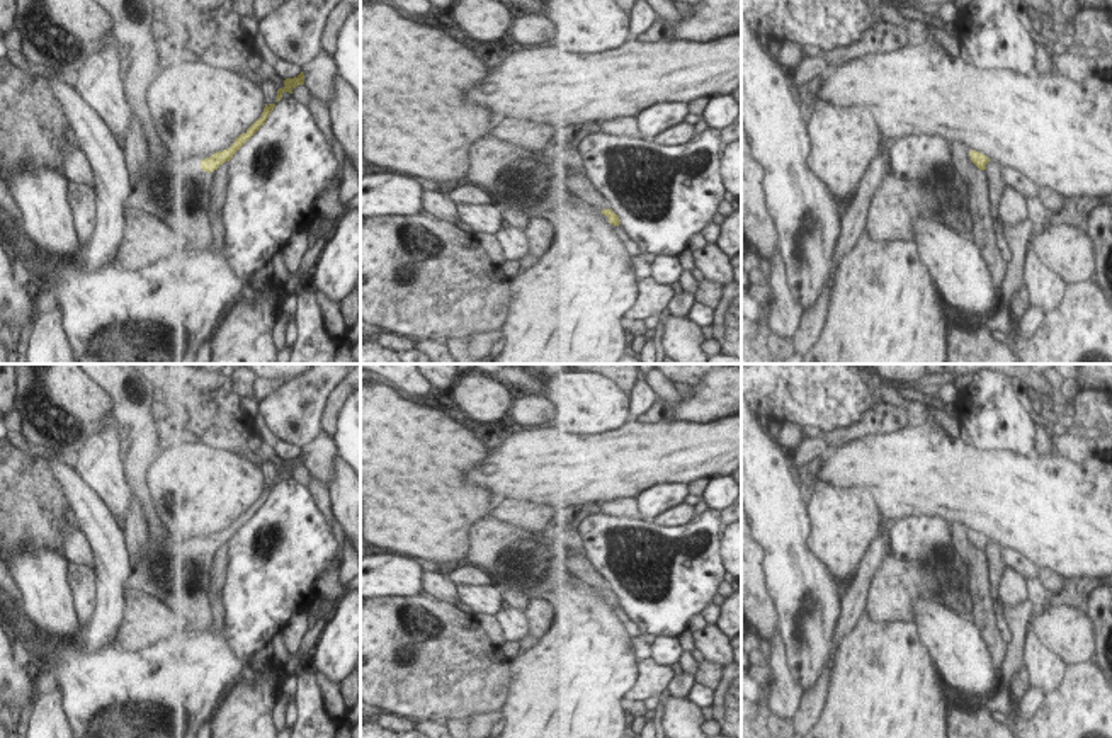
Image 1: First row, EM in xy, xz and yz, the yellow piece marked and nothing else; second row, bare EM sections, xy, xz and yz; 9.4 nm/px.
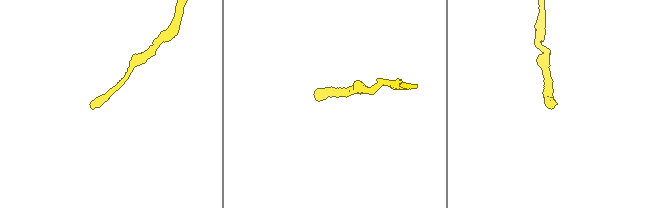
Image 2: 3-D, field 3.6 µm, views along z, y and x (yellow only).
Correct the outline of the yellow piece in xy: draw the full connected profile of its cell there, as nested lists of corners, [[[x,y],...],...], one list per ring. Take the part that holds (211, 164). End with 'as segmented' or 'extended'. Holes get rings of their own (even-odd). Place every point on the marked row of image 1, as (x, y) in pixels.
[[[275,104],[264,107],[262,117],[257,119],[235,143],[223,151],[204,158],[199,165],[189,168],[162,167],[150,163],[151,194],[162,223],[170,226],[177,235],[189,238],[187,252],[202,250],[214,245],[214,211],[209,207],[211,189],[207,173],[218,170],[265,124]]] | extended

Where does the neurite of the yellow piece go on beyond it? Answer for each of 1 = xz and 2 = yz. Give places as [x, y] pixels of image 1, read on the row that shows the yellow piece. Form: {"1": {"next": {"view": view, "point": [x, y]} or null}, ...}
{"1": {"next": null}, "2": {"next": null}}

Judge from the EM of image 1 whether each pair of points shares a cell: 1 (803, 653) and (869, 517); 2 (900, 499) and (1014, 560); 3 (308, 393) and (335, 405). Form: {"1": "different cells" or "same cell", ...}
{"1": "different cells", "2": "different cells", "3": "different cells"}

